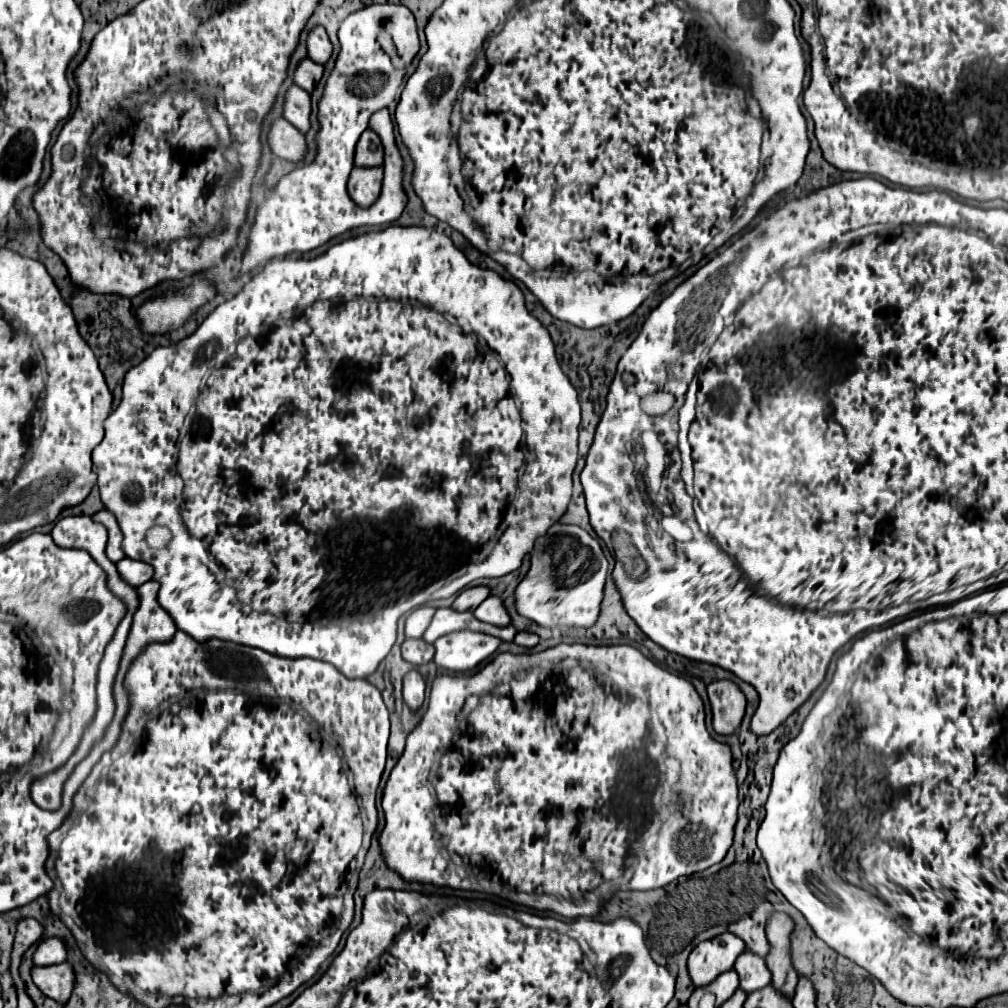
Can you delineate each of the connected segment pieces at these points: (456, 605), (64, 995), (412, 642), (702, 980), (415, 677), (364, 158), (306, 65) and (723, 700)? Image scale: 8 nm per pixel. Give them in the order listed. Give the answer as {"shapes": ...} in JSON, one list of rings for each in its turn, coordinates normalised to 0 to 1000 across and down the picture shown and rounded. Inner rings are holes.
{"shapes":[[[[464,582],[454,588],[454,592],[448,598],[448,604],[452,606],[468,606],[472,604],[482,592],[486,590],[484,582]]],[[[67,955],[48,957],[48,959],[32,959],[30,963],[34,977],[56,995],[63,997],[71,985],[73,965]]],[[[403,634],[399,638],[399,652],[409,660],[421,660],[427,658],[431,652],[431,642],[423,638],[421,634]]],[[[726,926],[712,928],[698,936],[692,936],[683,949],[683,965],[690,979],[704,977],[710,969],[728,961],[730,949],[740,943],[734,930]]],[[[407,666],[401,672],[401,697],[407,701],[407,705],[415,705],[421,697],[421,674],[415,666]]],[[[363,128],[353,144],[353,154],[351,154],[351,164],[353,166],[377,166],[381,156],[381,148],[377,138],[373,136],[371,130]]],[[[302,57],[302,59],[296,63],[294,70],[292,70],[292,82],[298,84],[300,88],[304,88],[304,90],[308,92],[308,90],[312,88],[312,84],[317,80],[319,70],[321,70],[319,64],[310,63],[308,57]]],[[[708,676],[702,680],[706,701],[706,721],[714,729],[726,729],[738,711],[740,691],[726,676]]]]}

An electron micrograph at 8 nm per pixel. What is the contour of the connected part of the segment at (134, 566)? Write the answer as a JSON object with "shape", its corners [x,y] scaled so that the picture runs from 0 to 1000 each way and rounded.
{"shape":[[[123,553],[121,557],[115,559],[115,563],[117,563],[119,572],[131,582],[137,582],[137,580],[141,580],[141,578],[151,574],[151,563],[145,561],[143,557],[139,559],[139,557],[131,557],[131,555]]]}

